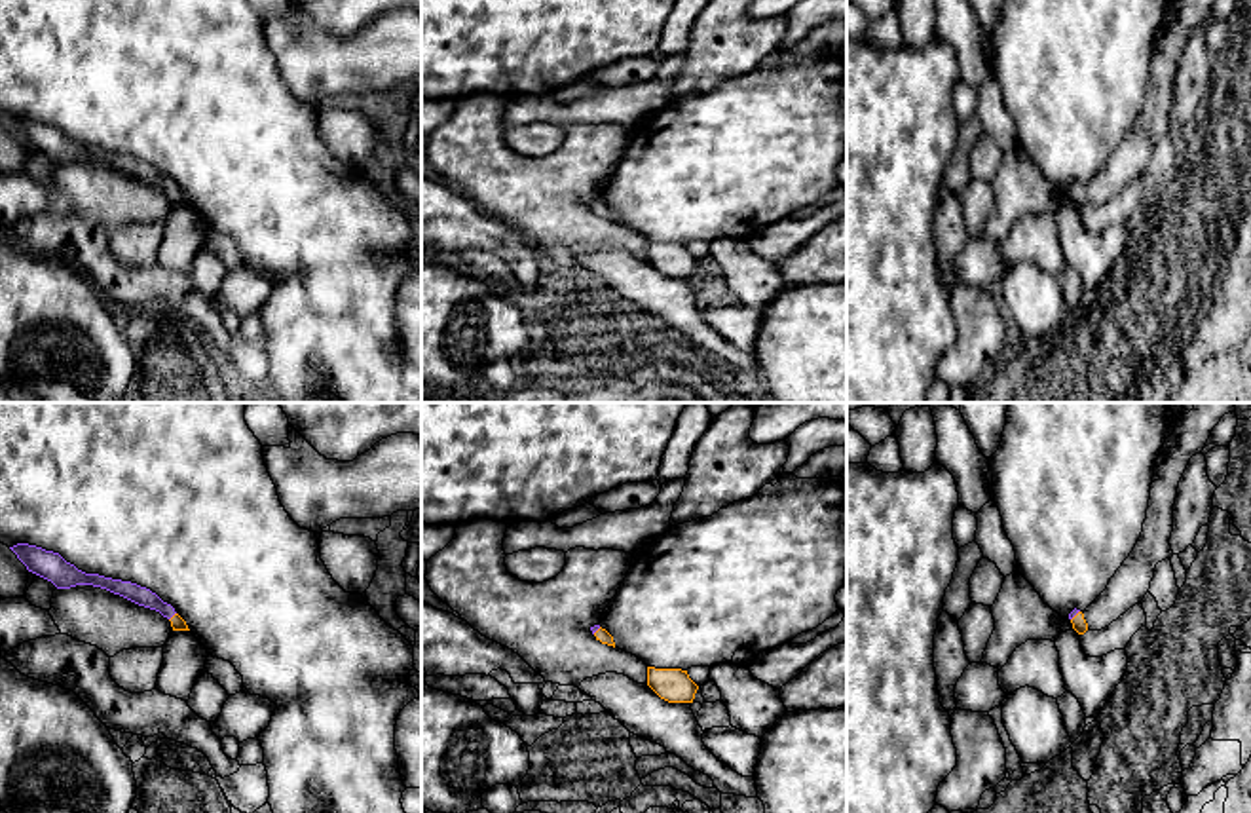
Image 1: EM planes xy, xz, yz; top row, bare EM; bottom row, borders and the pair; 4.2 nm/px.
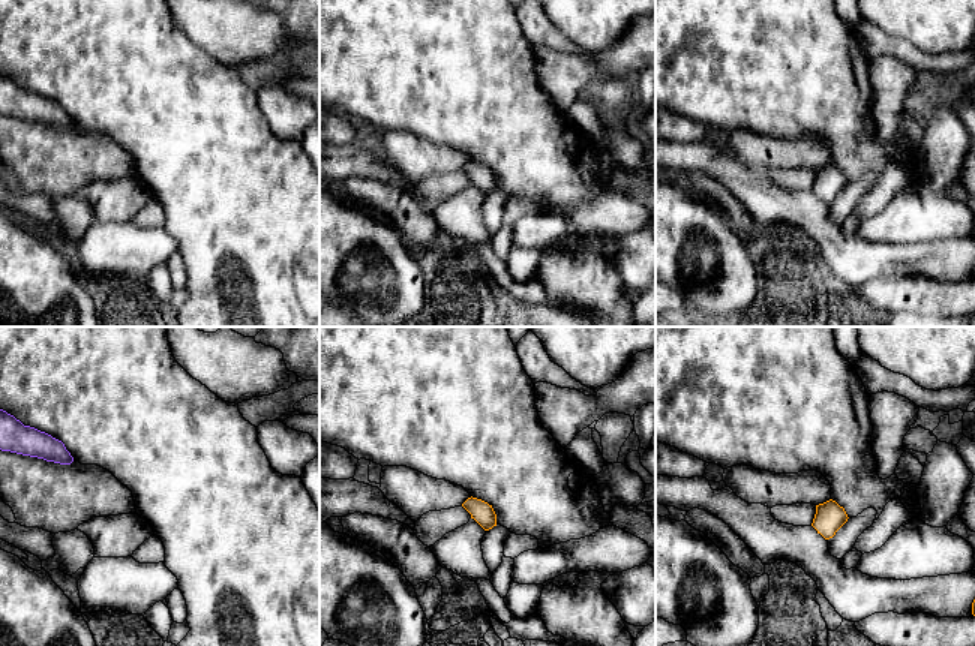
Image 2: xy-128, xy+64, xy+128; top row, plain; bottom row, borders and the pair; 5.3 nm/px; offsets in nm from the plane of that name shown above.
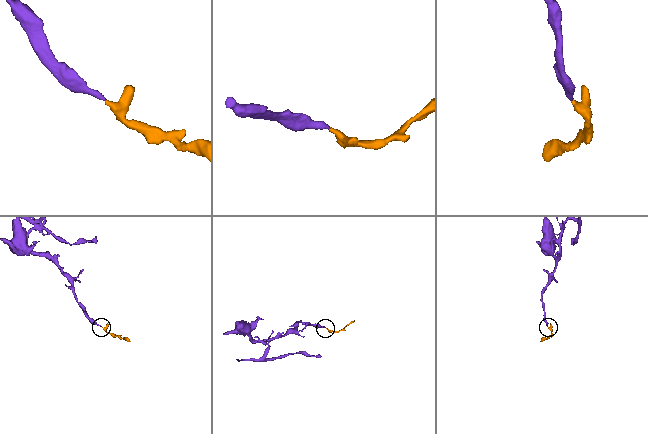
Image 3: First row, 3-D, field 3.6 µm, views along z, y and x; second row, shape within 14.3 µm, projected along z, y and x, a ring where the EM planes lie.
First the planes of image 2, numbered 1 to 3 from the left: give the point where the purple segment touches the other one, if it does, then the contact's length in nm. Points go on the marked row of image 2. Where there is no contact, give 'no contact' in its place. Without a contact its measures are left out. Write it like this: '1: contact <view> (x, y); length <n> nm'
1: no contact
2: no contact
3: no contact

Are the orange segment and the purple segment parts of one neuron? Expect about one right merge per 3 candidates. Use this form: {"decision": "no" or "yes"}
{"decision": "yes"}

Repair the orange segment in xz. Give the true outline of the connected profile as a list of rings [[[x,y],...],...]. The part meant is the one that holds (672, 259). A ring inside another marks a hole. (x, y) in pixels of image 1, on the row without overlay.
[[[647,241],[647,260],[668,277],[693,277],[699,260],[682,243]]]

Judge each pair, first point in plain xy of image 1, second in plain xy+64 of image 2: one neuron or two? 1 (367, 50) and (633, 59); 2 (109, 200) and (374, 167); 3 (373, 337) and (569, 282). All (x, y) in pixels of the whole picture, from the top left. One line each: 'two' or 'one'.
1: one
2: two
3: one

